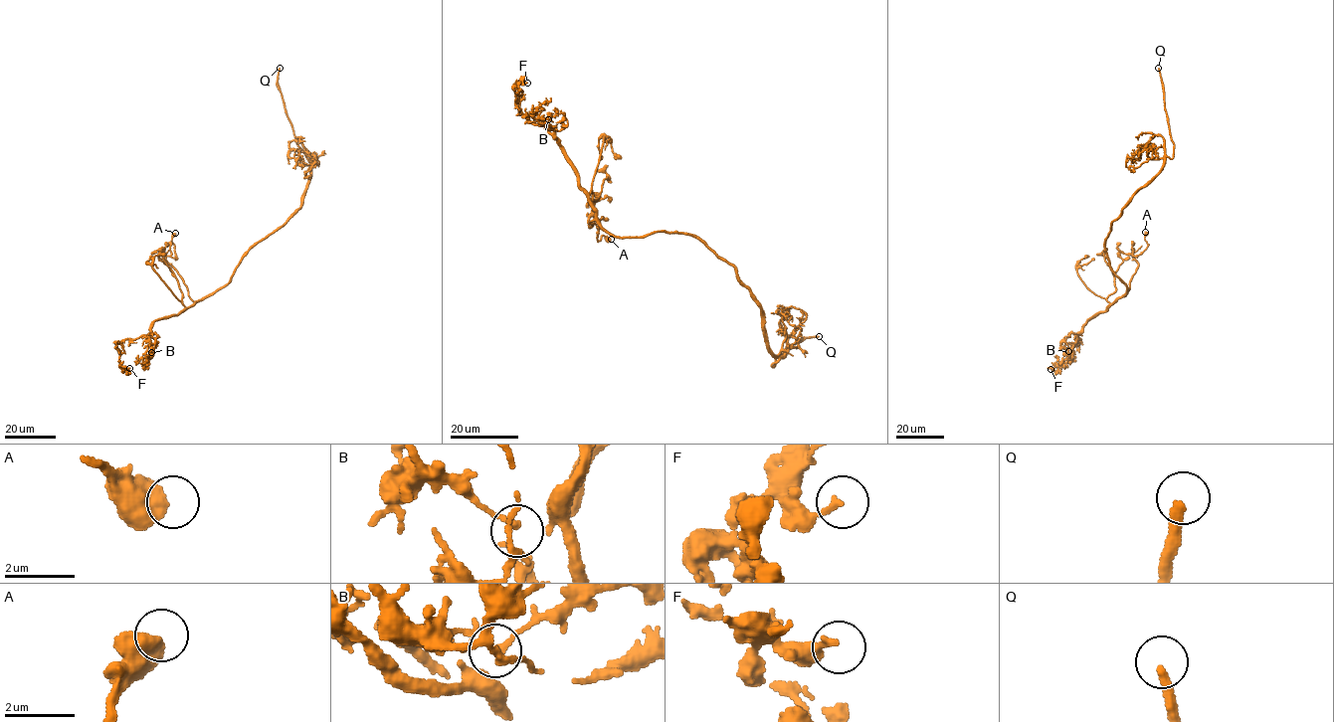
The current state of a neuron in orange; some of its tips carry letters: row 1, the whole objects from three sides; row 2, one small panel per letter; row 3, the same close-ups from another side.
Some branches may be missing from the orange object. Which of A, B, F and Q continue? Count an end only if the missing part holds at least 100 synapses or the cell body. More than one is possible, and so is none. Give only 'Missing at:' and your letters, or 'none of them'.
Missing at: Q

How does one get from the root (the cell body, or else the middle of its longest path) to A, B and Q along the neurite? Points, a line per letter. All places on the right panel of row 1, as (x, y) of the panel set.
A: (1105, 243), (1112, 271), (1127, 285), (1124, 296), (1138, 265), (1132, 255), (1137, 256), (1147, 248), (1145, 232)
B: (1105, 243), (1110, 268), (1126, 283), (1126, 292), (1088, 319), (1081, 330), (1062, 340), (1061, 345), (1068, 351)
Q: (1105, 243), (1112, 222), (1129, 199), (1161, 170), (1166, 156), (1173, 157), (1174, 146), (1158, 68)

